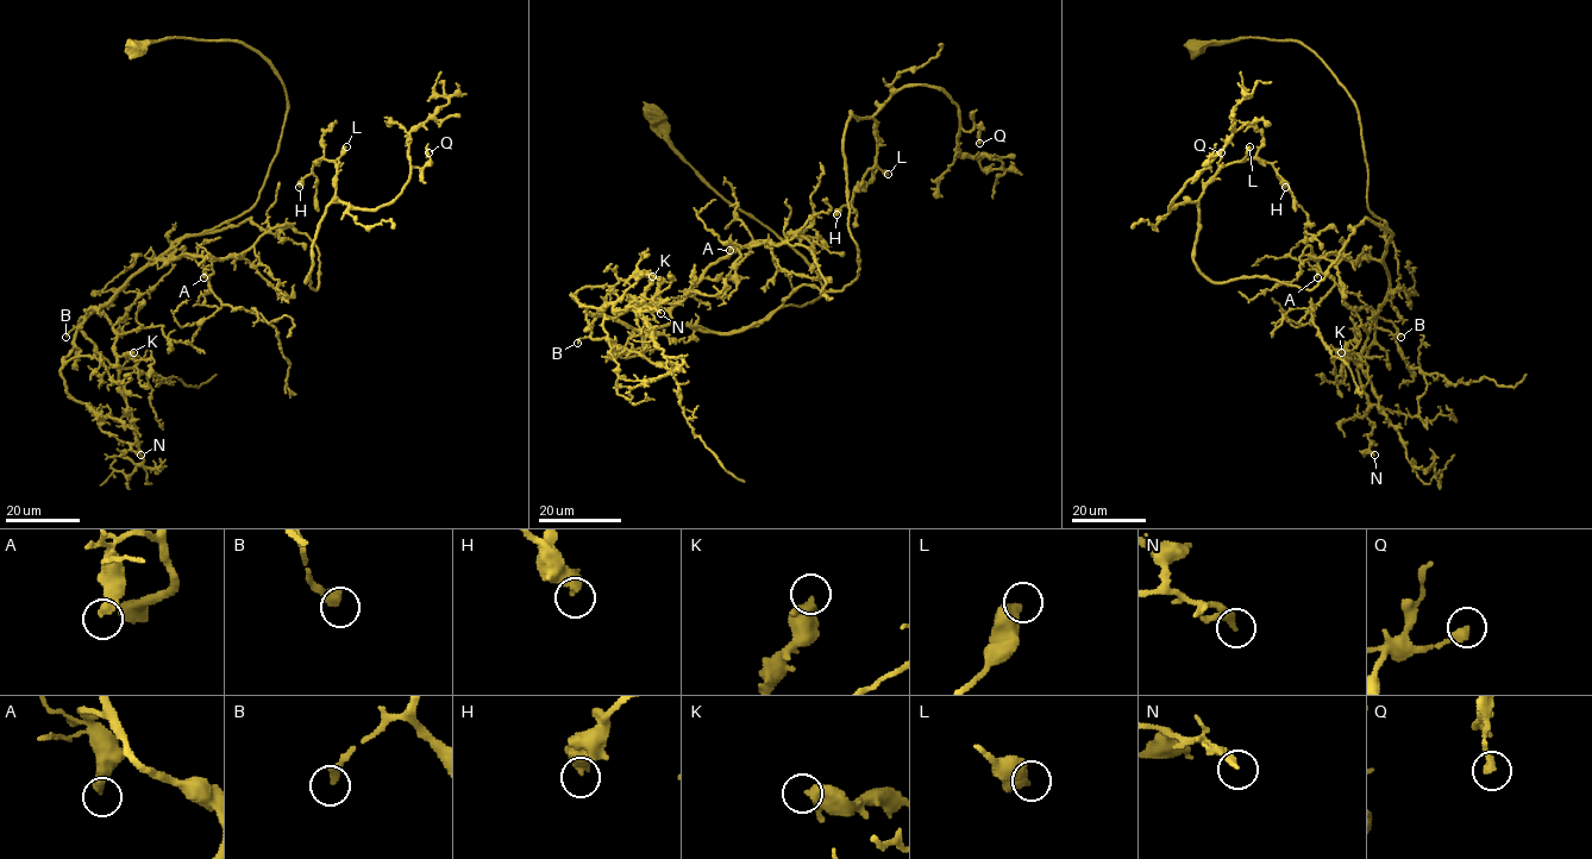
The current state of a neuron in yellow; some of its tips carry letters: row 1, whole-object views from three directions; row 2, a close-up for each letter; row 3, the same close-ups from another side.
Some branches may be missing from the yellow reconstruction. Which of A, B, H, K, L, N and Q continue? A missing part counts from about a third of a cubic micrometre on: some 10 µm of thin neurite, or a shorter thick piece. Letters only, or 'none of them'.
B

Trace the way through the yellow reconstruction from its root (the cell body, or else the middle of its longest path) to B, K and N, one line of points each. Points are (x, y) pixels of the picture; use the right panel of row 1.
B: (1196, 48), (1298, 41), (1345, 88), (1361, 127), (1366, 206), (1392, 232), (1377, 315), (1401, 337)
K: (1196, 48), (1298, 41), (1355, 106), (1366, 206), (1392, 232), (1389, 294), (1361, 355), (1341, 352)
N: (1196, 48), (1298, 41), (1355, 106), (1366, 206), (1392, 232), (1387, 298), (1358, 365), (1374, 455)

